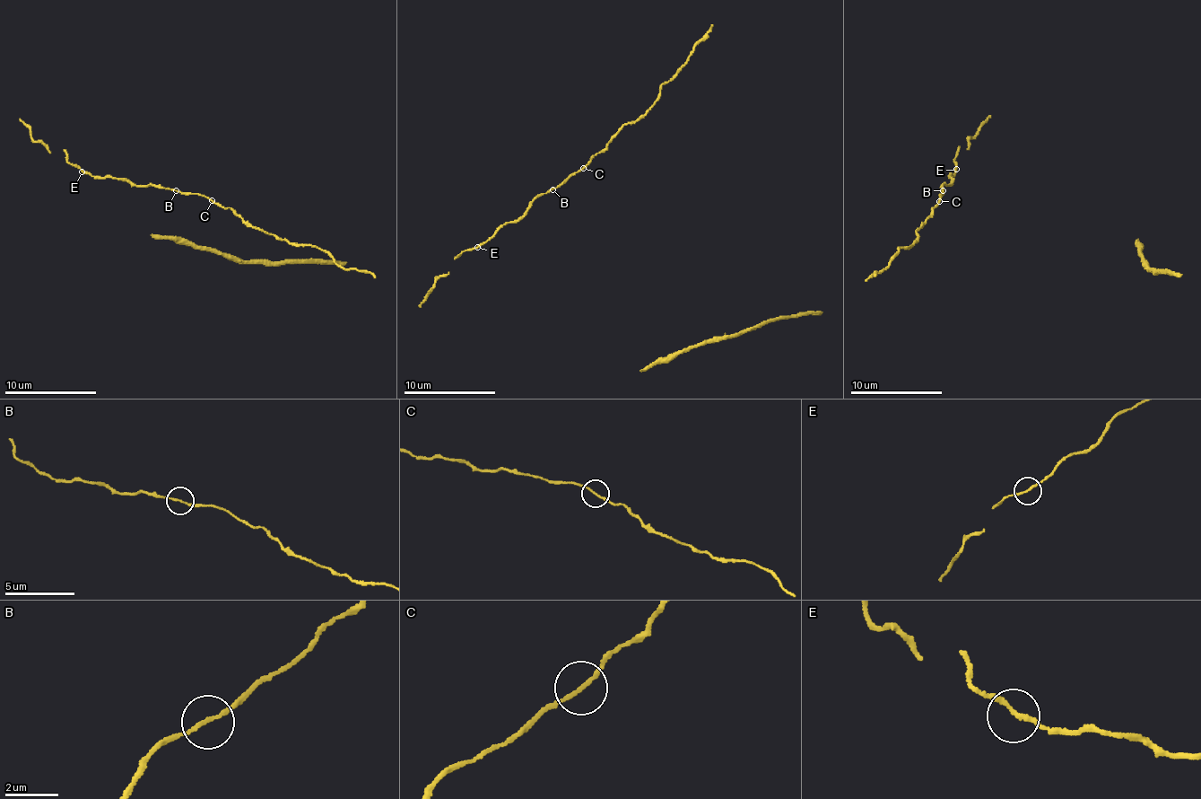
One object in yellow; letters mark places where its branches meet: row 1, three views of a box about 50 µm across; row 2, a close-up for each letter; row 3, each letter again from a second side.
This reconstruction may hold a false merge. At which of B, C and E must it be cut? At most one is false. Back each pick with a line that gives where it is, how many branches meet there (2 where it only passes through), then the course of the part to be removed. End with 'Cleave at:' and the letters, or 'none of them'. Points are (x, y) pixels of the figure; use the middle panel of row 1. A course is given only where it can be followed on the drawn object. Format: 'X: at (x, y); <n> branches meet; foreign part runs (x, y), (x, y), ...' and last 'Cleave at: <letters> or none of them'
C: at (583, 168); 2 branches meet; foreign part runs (583, 168), (612, 136), (649, 109), (665, 83), (685, 63), (691, 47), (712, 24)
Cleave at: C

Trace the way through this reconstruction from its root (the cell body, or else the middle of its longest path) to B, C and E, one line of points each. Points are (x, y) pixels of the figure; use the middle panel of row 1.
B: (522, 219), (522, 215), (533, 201), (552, 189)
C: (522, 219), (522, 215), (538, 196), (560, 187), (583, 168)
E: (522, 219), (503, 224), (477, 247)

